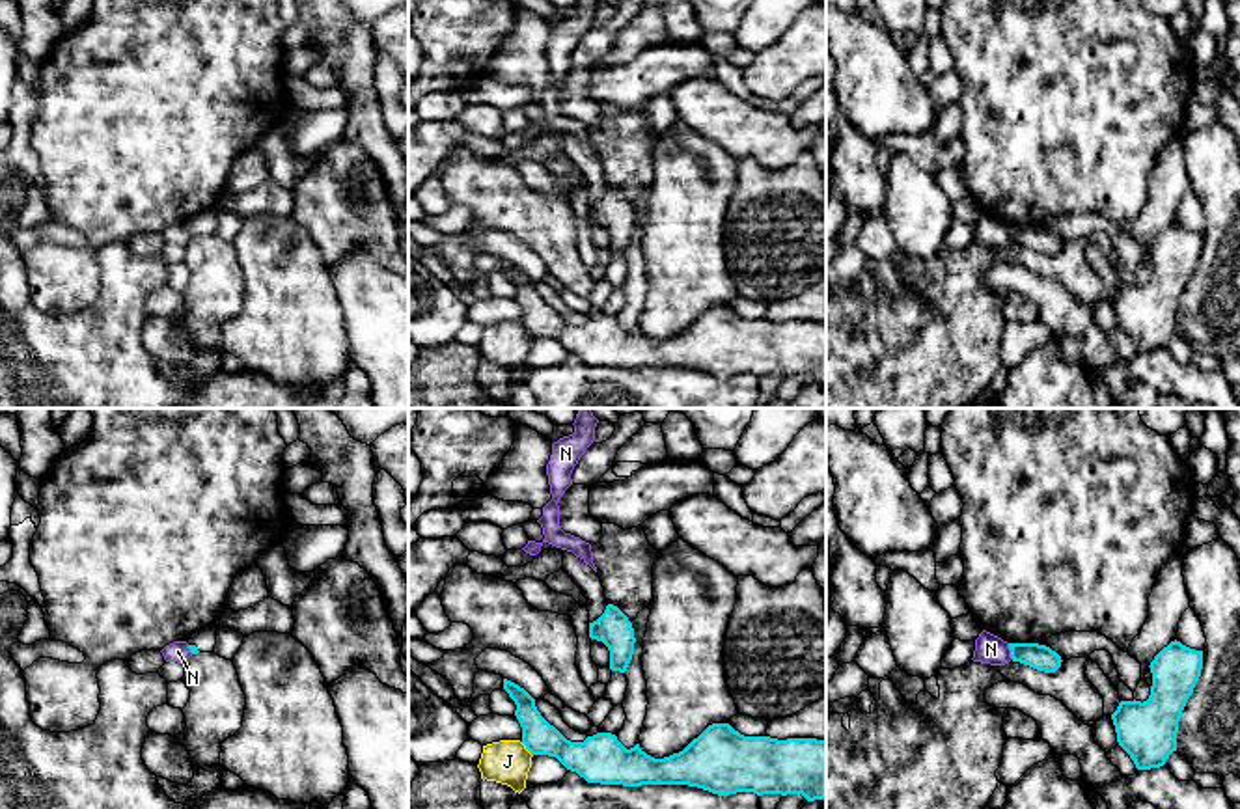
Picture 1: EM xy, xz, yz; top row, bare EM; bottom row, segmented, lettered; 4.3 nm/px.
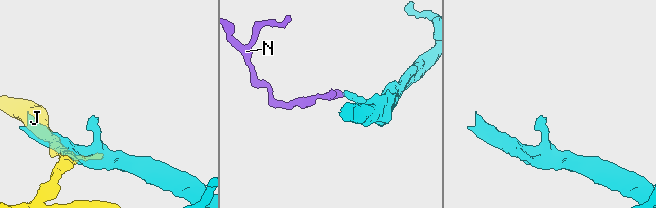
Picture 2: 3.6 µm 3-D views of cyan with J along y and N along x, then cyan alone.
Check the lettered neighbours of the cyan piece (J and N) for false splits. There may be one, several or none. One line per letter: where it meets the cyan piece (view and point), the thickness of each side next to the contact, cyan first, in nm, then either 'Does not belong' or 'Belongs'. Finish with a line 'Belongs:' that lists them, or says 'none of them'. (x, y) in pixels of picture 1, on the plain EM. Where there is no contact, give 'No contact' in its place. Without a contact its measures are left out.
J: Touches cyan at xz (526, 330). Thickness 150 nm (cyan) against 190 nm. Does not belong
N: Touches cyan at yz (1011, 233). Thickness 110 nm (cyan) against 130 nm. Does not belong
Belongs: none of them

